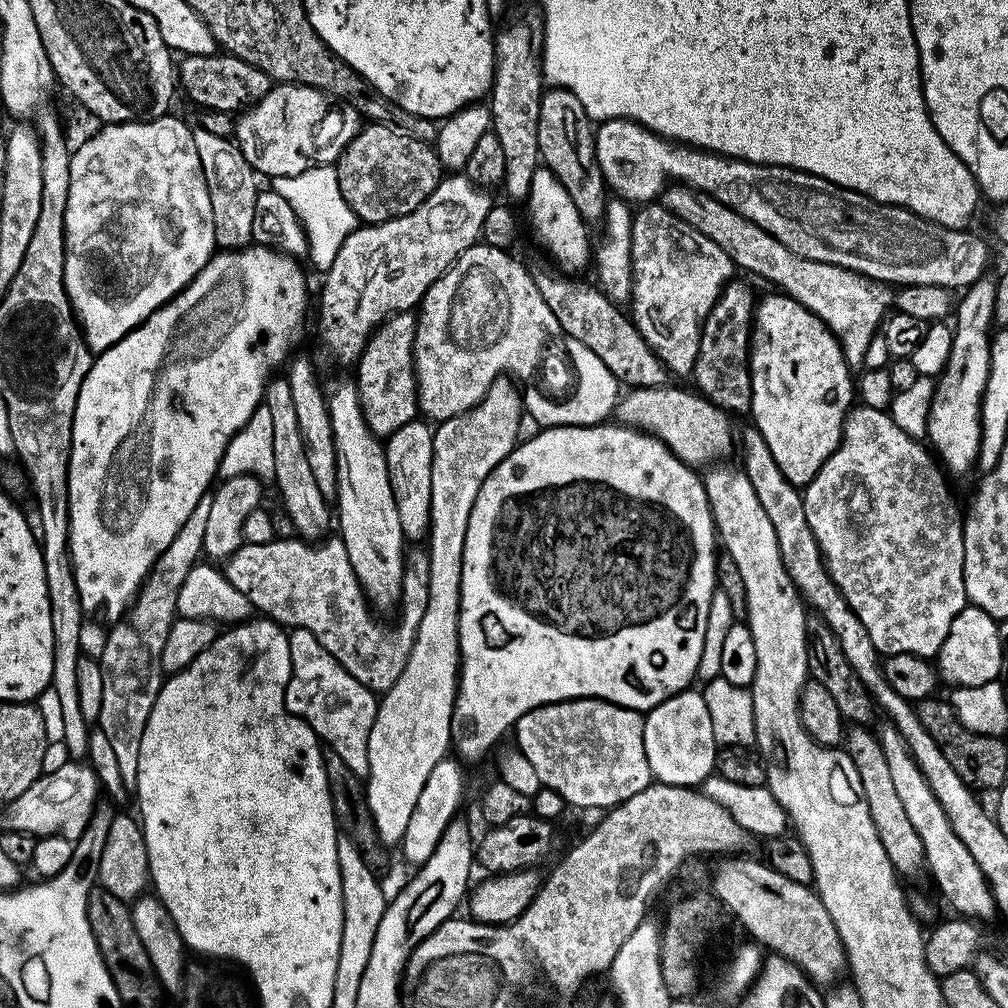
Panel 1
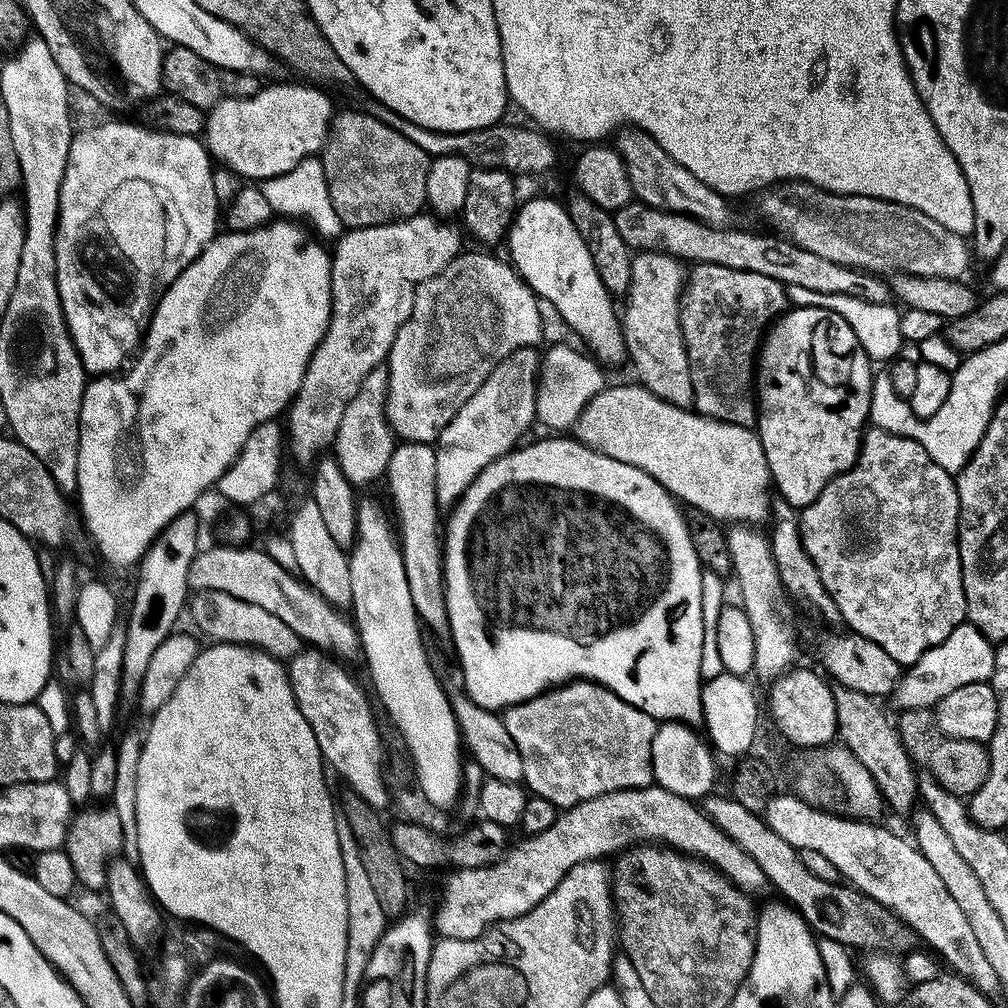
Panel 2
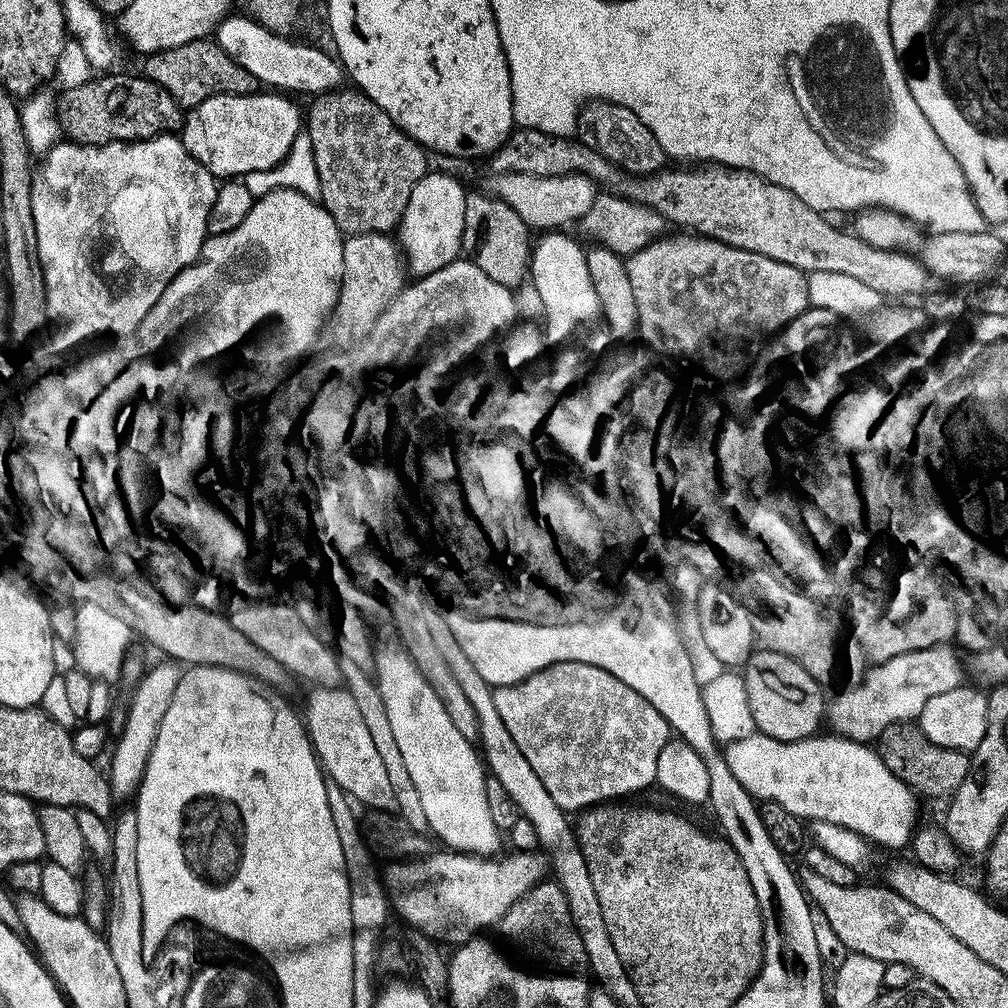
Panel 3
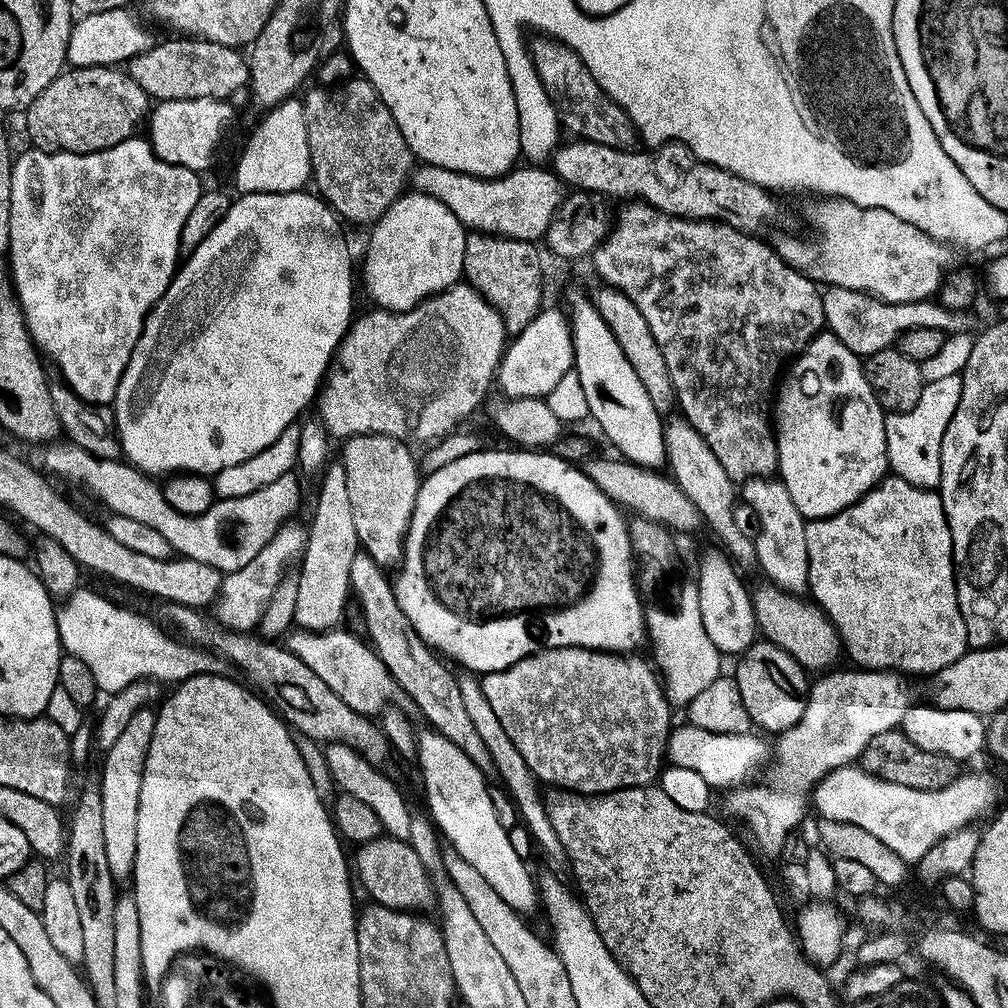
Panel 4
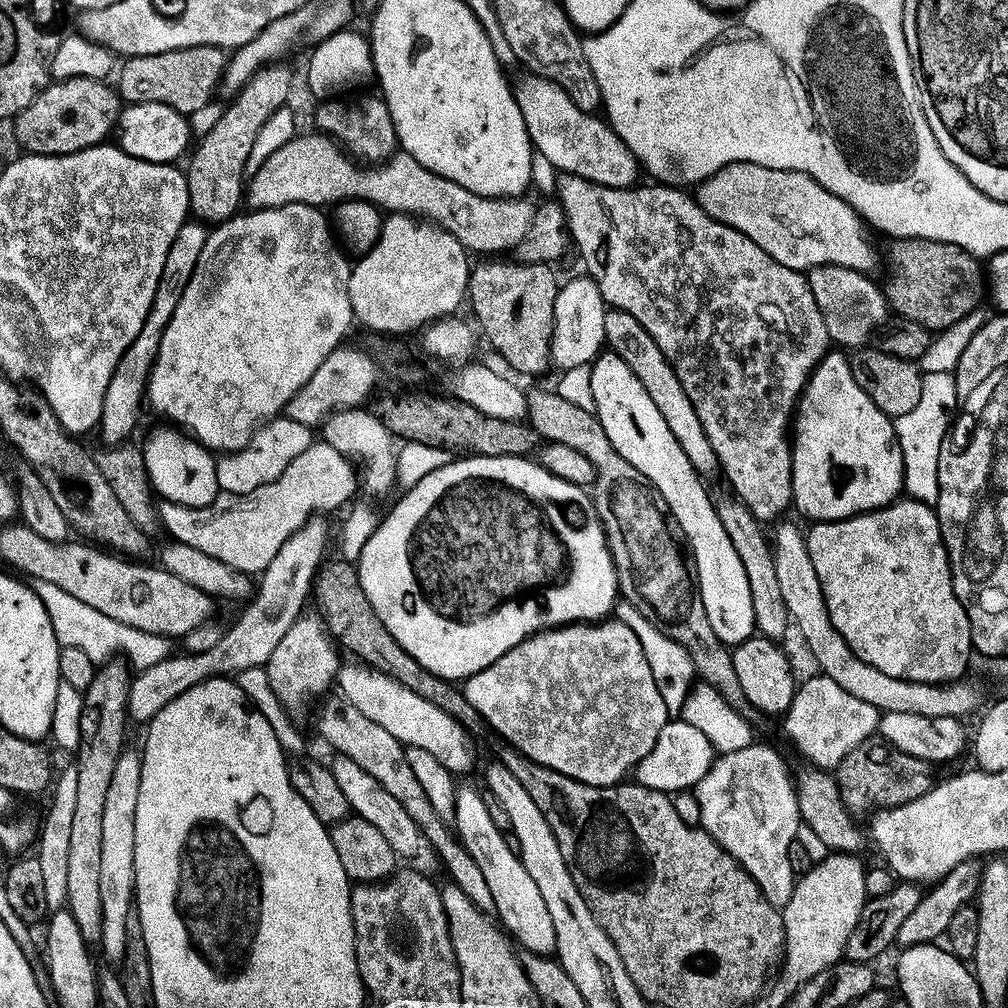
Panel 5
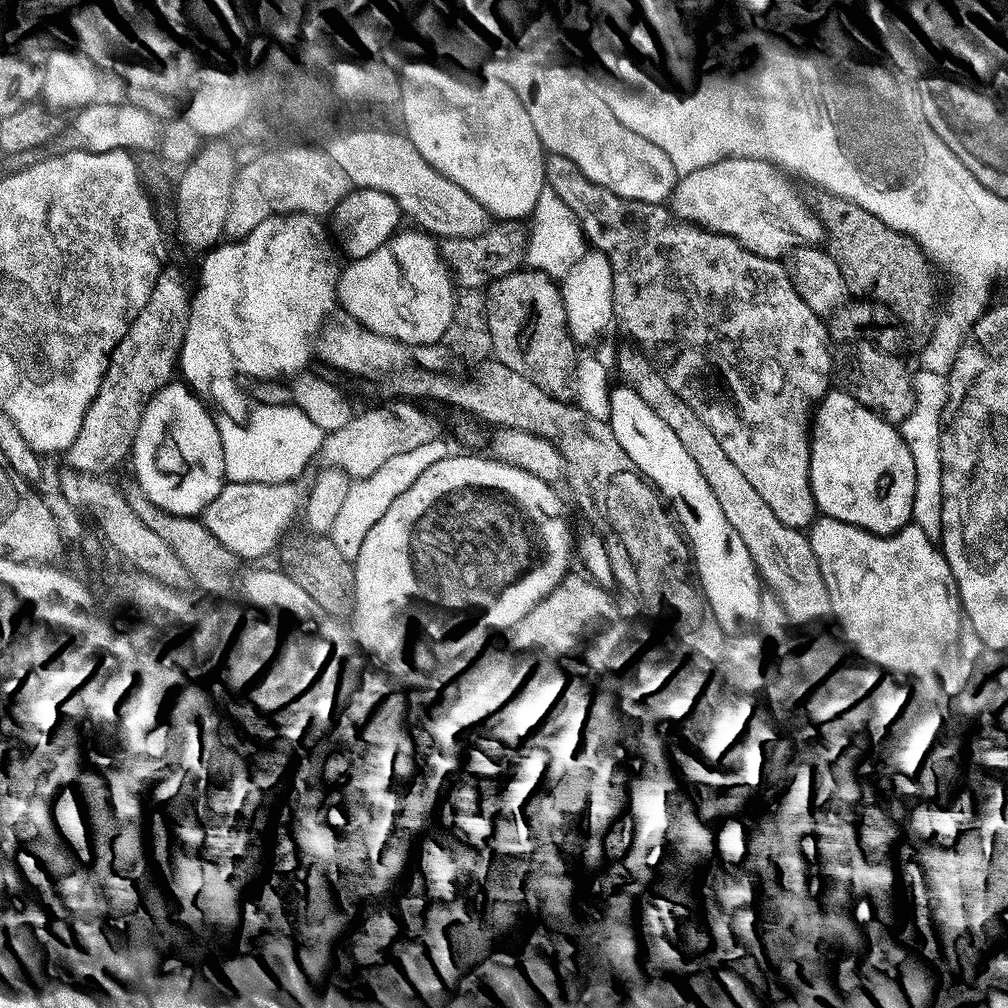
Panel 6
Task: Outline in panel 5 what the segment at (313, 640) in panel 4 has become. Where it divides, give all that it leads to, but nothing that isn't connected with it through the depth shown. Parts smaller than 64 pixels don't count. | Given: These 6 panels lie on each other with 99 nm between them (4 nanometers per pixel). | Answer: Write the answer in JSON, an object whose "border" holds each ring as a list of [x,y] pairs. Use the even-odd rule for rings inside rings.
{"border":[[[361,662],[354,664],[339,665],[336,673],[335,683],[340,684],[339,695],[350,701],[366,718],[378,722],[382,730],[394,734],[401,744],[410,747],[418,747],[434,754],[442,766],[449,769],[453,774],[464,772],[472,764],[472,752],[468,749],[465,733],[460,727],[460,722],[455,720],[445,710],[419,697],[414,691],[407,689],[402,682],[394,677],[387,676],[384,672],[367,666]]]}

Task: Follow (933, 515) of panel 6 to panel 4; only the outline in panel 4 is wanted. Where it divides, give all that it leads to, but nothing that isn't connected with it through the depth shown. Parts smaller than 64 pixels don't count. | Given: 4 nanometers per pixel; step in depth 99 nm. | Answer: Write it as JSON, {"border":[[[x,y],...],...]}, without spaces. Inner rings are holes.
{"border":[[[959,375],[930,381],[924,385],[922,398],[918,398],[918,406],[905,412],[889,412],[885,415],[886,450],[891,475],[901,476],[906,482],[919,488],[939,489],[942,434],[946,434],[946,426],[950,426],[950,418],[958,406],[961,394],[962,382]]]}

